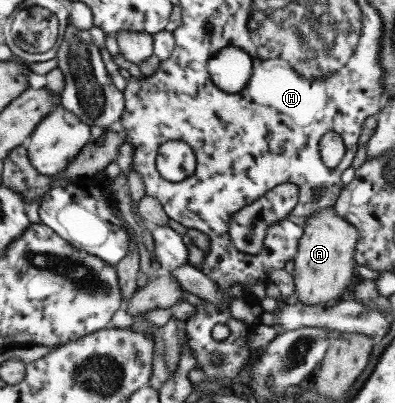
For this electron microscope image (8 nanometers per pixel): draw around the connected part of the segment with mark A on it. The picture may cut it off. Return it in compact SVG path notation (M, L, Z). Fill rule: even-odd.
M333 206L313 212L307 220L305 220L305 228L303 228L303 236L297 242L297 252L293 256L293 288L295 290L291 301L298 302L303 305L321 305L328 306L344 299L347 294L347 288L353 280L353 269L356 266L353 260L353 252L355 242L357 242L357 230L349 222L335 214Z

